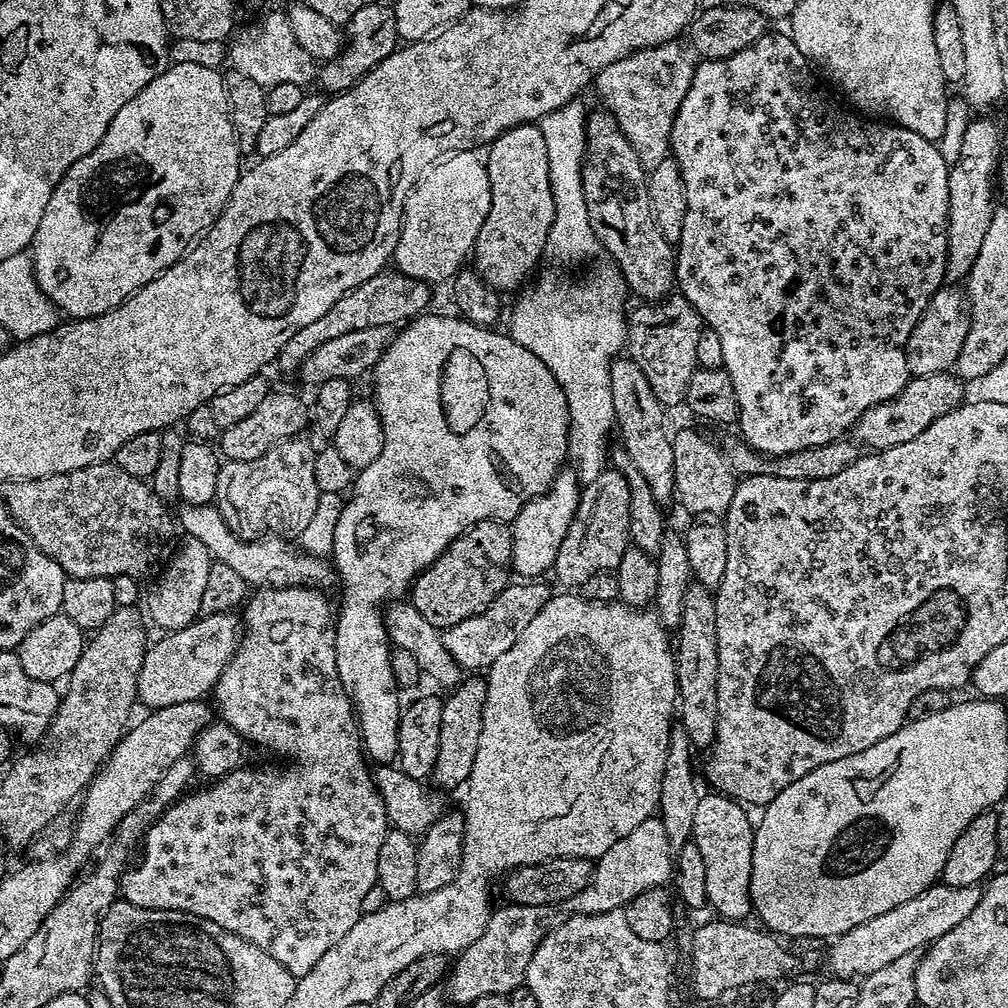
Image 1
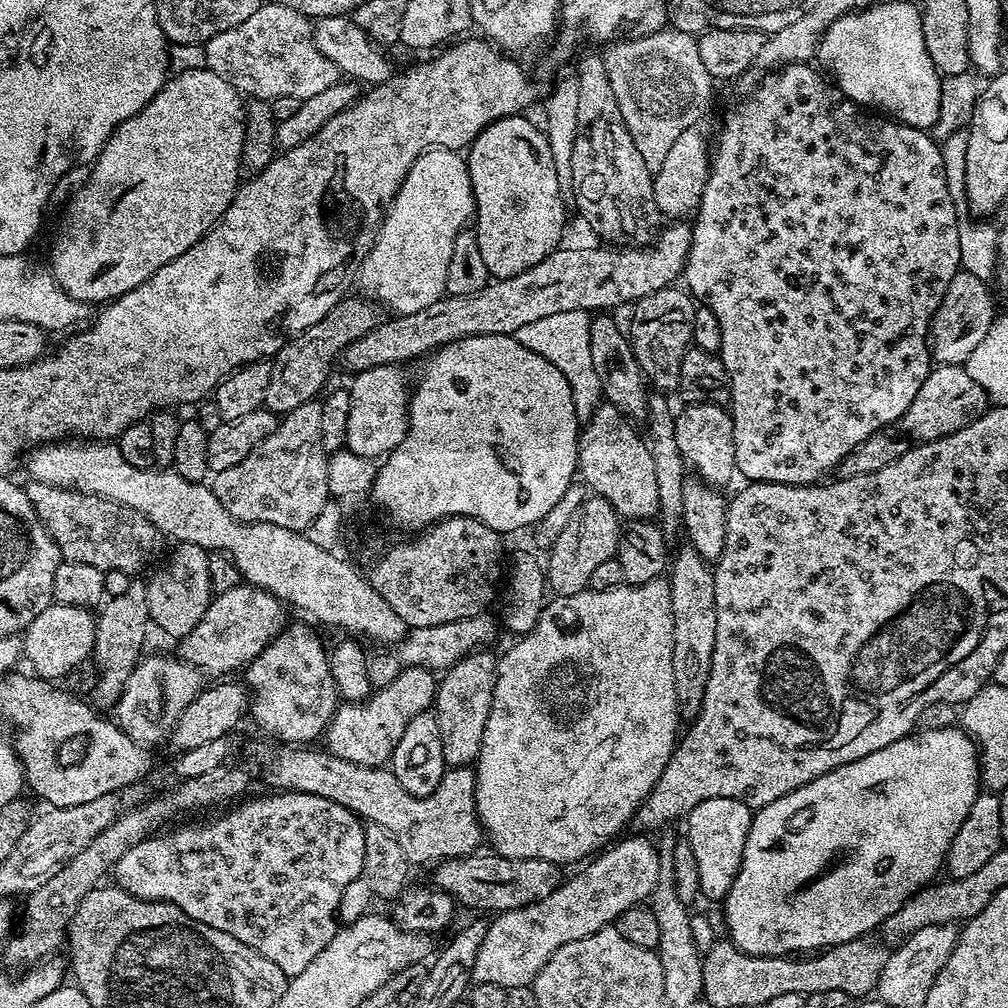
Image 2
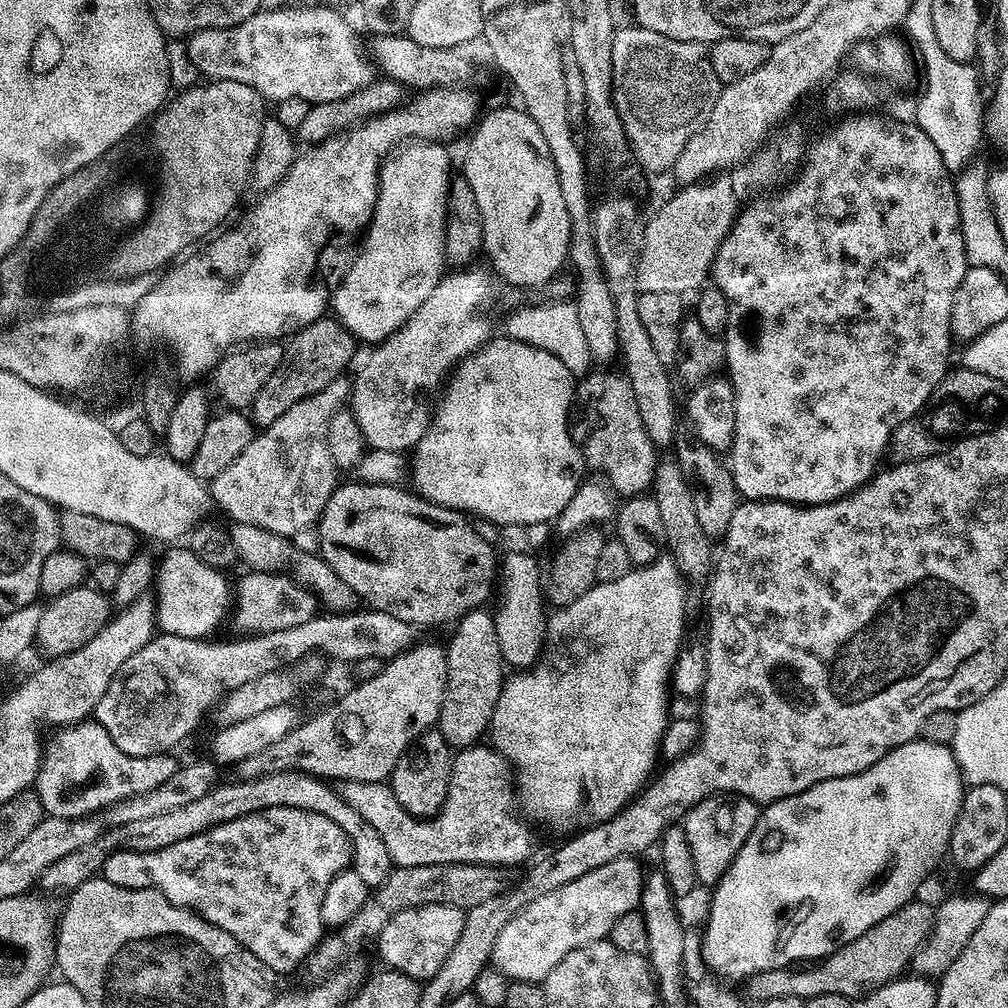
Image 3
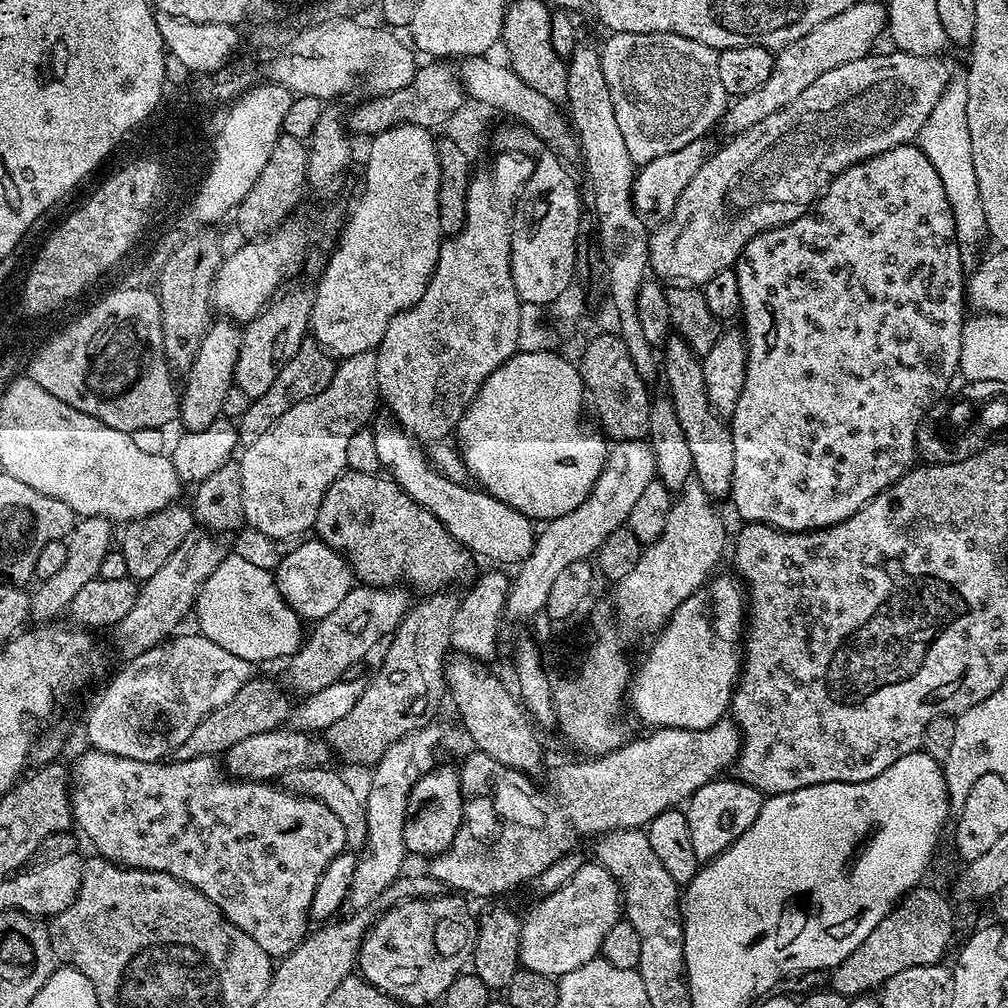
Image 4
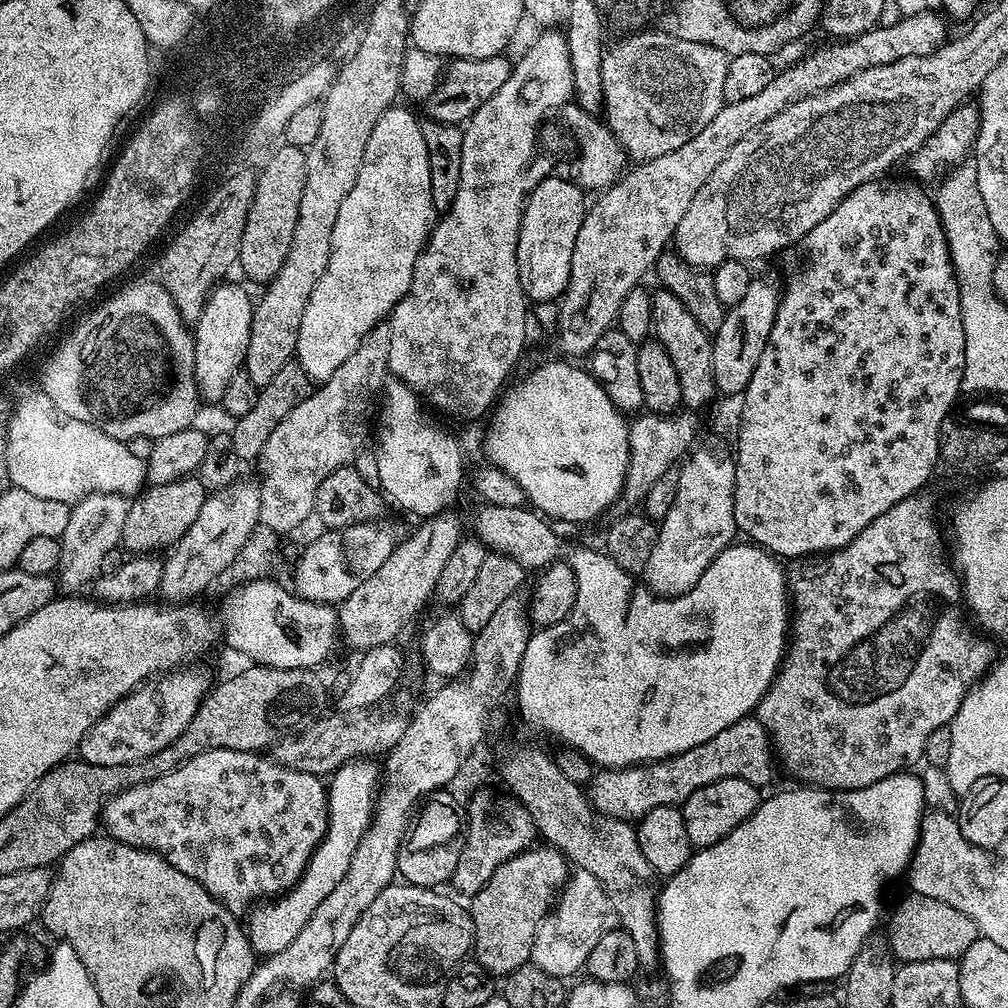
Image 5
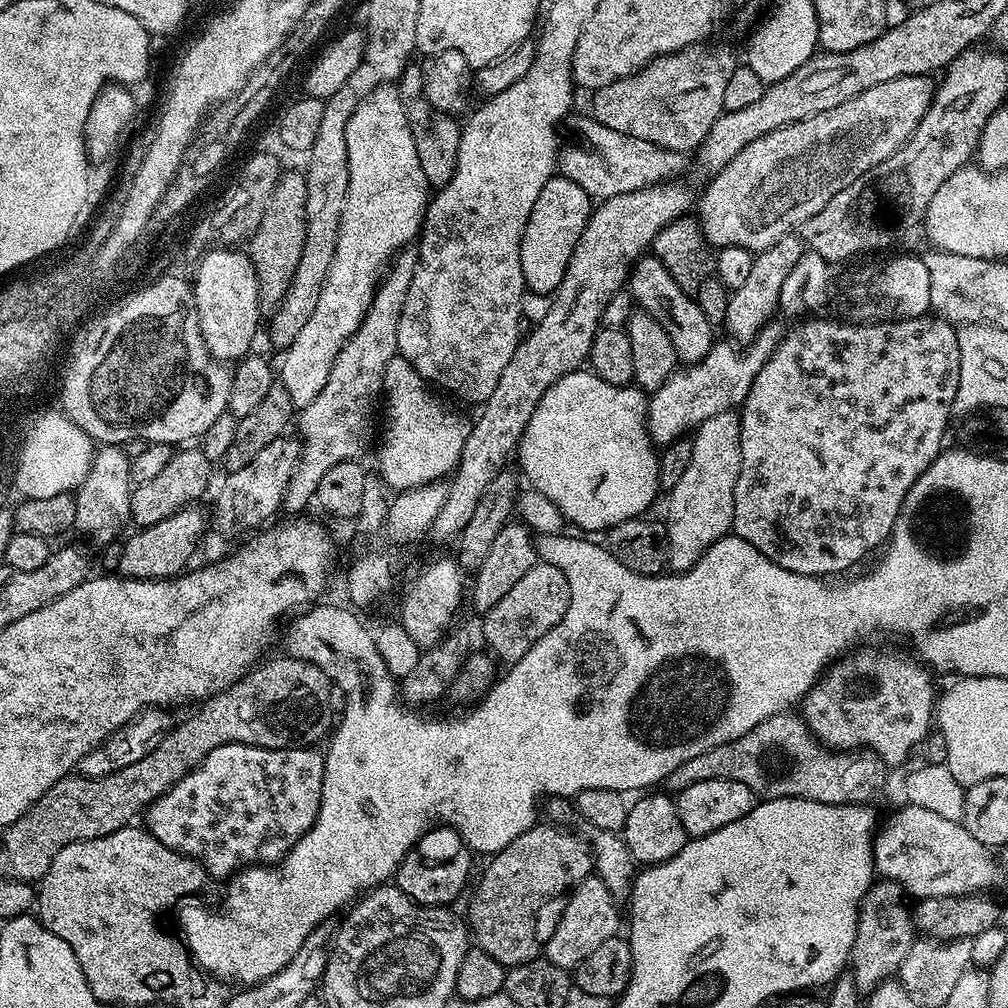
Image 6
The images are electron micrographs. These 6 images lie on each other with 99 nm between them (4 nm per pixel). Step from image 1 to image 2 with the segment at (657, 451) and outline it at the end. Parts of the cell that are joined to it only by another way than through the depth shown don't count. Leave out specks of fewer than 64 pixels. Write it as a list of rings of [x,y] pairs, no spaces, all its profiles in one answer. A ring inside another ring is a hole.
[[[596,314],[591,317],[590,362],[594,362],[594,374],[598,374],[603,399],[613,404],[629,420],[640,422],[648,415],[650,395],[646,387],[644,372],[634,358],[632,342],[628,339],[625,329],[619,328],[608,316],[611,315]]]

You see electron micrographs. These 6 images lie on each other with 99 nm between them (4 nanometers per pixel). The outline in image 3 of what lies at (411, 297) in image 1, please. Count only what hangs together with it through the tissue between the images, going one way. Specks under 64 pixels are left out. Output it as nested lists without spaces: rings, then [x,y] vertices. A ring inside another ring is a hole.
[[[335,318],[315,320],[310,326],[295,333],[290,343],[280,369],[272,375],[270,382],[266,382],[266,386],[262,386],[262,390],[258,390],[258,398],[254,398],[252,403],[250,419],[257,429],[269,428],[278,422],[278,418],[282,418],[282,414],[286,414],[286,410],[290,410],[290,406],[294,406],[294,402],[310,398],[310,394],[318,394],[318,390],[326,390],[330,382],[345,375],[349,371],[348,363],[355,358],[358,349],[356,337],[350,335]]]

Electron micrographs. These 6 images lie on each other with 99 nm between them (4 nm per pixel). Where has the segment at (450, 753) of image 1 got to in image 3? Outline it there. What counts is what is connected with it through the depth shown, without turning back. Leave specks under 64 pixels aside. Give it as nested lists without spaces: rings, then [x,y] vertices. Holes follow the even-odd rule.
[[[487,607],[467,612],[455,621],[452,630],[452,641],[446,644],[448,673],[438,730],[449,745],[462,749],[477,743],[483,737],[480,735],[489,731],[496,703],[504,689],[506,665],[495,634],[495,618]]]

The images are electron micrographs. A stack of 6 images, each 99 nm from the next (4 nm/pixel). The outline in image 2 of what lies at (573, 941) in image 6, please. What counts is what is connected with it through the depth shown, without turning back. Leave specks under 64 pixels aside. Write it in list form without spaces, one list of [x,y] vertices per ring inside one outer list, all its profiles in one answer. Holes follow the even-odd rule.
[[[625,835],[605,847],[583,865],[585,868],[577,876],[569,880],[567,877],[554,894],[530,906],[493,915],[486,938],[482,938],[482,946],[478,948],[471,979],[478,984],[493,984],[507,989],[531,985],[558,946],[566,946],[566,942],[586,938],[615,925],[623,912],[645,903],[658,882],[659,856],[655,843],[644,837],[647,835],[636,835],[640,836]]]

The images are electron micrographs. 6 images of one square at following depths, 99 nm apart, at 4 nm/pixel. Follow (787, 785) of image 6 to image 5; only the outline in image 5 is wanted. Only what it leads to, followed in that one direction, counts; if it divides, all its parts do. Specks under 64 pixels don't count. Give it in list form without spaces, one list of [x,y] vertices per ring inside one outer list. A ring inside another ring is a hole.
[[[745,718],[710,738],[710,742],[686,750],[686,754],[655,760],[652,764],[636,764],[632,768],[597,771],[590,781],[590,803],[604,816],[639,822],[658,806],[684,805],[694,790],[702,790],[702,786],[710,786],[710,782],[722,778],[742,778],[755,788],[767,789],[772,780],[772,764],[774,768],[774,749],[767,730],[760,720]]]

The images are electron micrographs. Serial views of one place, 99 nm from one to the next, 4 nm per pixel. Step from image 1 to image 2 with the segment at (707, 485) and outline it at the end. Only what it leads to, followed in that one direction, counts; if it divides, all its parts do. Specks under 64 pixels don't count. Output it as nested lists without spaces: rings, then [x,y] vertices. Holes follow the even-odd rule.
[[[690,404],[675,413],[674,437],[685,465],[705,484],[725,486],[737,475],[734,458],[734,422],[723,404]]]

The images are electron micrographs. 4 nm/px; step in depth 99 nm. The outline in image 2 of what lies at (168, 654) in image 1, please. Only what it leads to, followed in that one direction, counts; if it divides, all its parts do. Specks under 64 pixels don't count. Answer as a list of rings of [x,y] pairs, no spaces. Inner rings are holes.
[[[241,582],[233,589],[213,595],[203,618],[180,641],[179,655],[201,673],[224,678],[227,672],[247,666],[285,627],[285,605],[266,590]]]

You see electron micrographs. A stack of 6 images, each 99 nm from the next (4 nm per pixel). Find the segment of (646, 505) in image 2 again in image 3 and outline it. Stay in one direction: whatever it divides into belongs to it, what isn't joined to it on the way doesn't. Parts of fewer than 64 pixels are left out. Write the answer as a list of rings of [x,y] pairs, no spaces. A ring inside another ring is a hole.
[[[600,366],[589,371],[578,384],[578,392],[588,399],[588,408],[596,415],[596,429],[588,436],[588,441],[583,441],[582,451],[587,467],[597,468],[599,475],[607,480],[613,493],[621,497],[638,496],[647,493],[652,486],[652,479],[656,473],[656,461],[658,459],[658,448],[652,444],[650,436],[646,432],[645,423],[642,422],[641,412],[638,411],[637,399],[634,398],[634,389],[624,374],[619,371],[608,372],[607,367]]]

